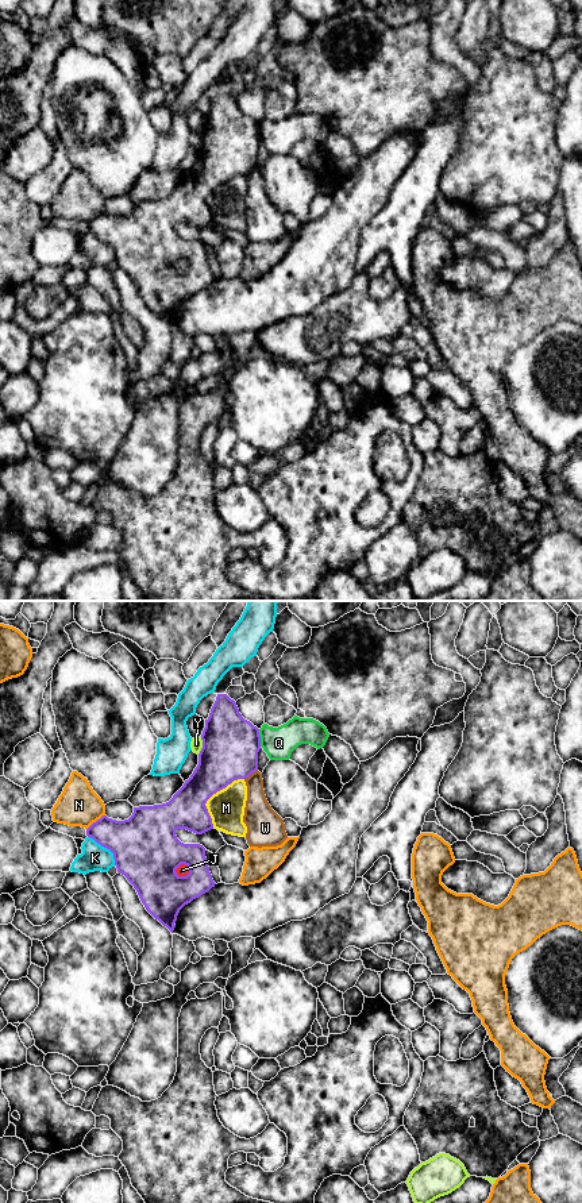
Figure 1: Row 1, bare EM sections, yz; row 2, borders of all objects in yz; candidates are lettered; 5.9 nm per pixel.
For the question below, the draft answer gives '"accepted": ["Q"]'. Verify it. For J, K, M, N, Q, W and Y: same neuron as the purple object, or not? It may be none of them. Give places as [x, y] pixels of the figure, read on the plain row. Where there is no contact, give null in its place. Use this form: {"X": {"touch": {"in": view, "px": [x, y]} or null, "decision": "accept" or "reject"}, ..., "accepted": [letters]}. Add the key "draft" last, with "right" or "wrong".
{"J": {"touch": {"in": "yz", "px": [181, 258]}, "decision": "reject"}, "K": {"touch": {"in": "yz", "px": [106, 242]}, "decision": "reject"}, "M": {"touch": {"in": "yz", "px": [212, 189]}, "decision": "reject"}, "N": {"touch": {"in": "yz", "px": [96, 216]}, "decision": "reject"}, "Q": {"touch": {"in": "yz", "px": [259, 132]}, "decision": "reject"}, "W": {"touch": {"in": "yz", "px": [250, 169]}, "decision": "reject"}, "Y": {"touch": {"in": "yz", "px": [203, 141]}, "decision": "reject"}, "accepted": [], "draft": "wrong"}

